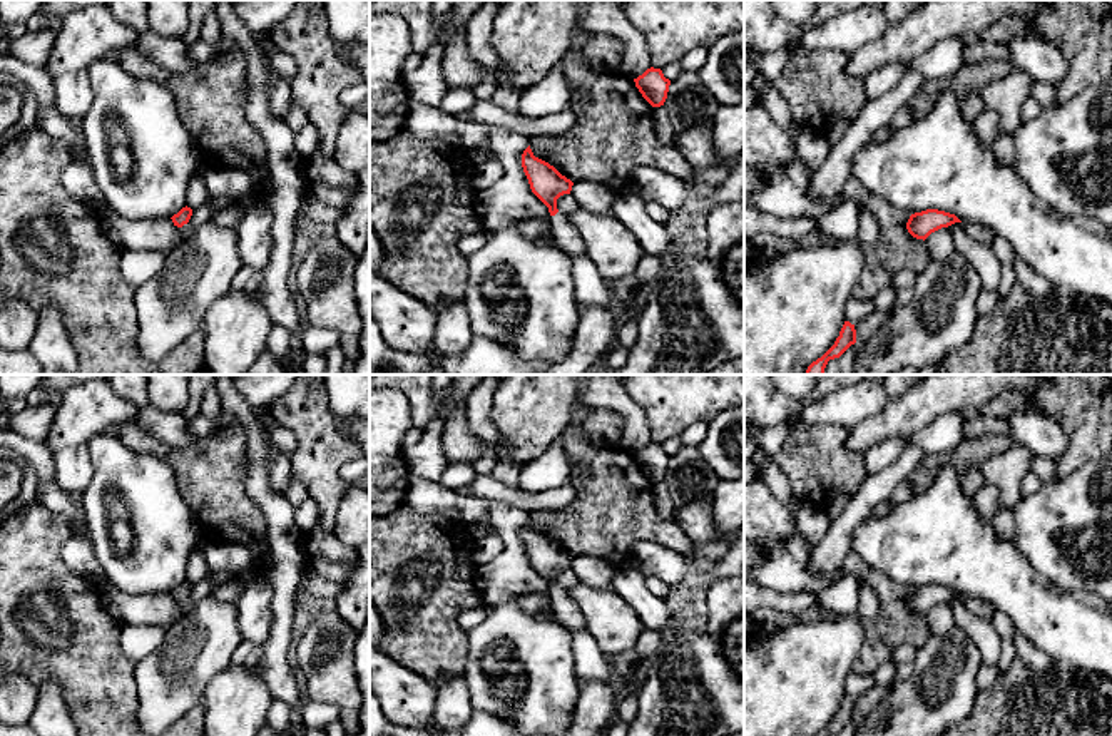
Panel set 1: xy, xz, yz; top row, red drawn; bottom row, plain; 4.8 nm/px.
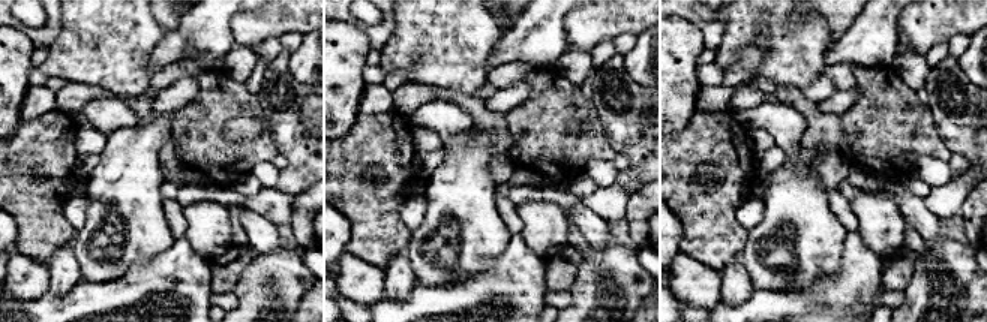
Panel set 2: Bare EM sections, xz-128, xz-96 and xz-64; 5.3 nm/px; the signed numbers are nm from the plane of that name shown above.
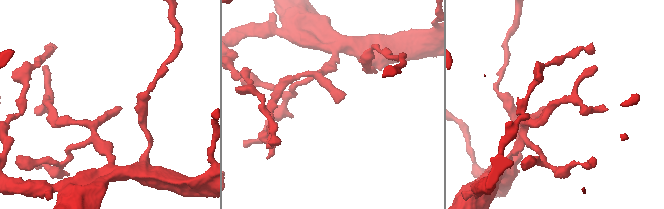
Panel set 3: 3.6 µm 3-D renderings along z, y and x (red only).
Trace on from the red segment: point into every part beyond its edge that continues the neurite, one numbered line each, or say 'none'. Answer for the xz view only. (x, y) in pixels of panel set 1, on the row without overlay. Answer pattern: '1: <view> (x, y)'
1: xz (564, 608)

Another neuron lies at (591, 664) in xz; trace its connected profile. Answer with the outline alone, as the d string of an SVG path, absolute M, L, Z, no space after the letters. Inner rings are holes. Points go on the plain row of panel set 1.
M570 631L575 676L579 681L609 682L612 674L610 657L602 652L597 641L585 631Z

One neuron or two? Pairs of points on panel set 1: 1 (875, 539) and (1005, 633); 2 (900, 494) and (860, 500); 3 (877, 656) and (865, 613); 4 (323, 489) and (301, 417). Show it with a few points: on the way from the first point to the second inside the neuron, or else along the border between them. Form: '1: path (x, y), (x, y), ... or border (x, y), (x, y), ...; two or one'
1: border (995, 609), (1000, 609), (1015, 629); two
2: border (917, 465), (888, 499); two
3: border (882, 603), (872, 618), (862, 621); two
4: path (318, 470), (311, 435); one

